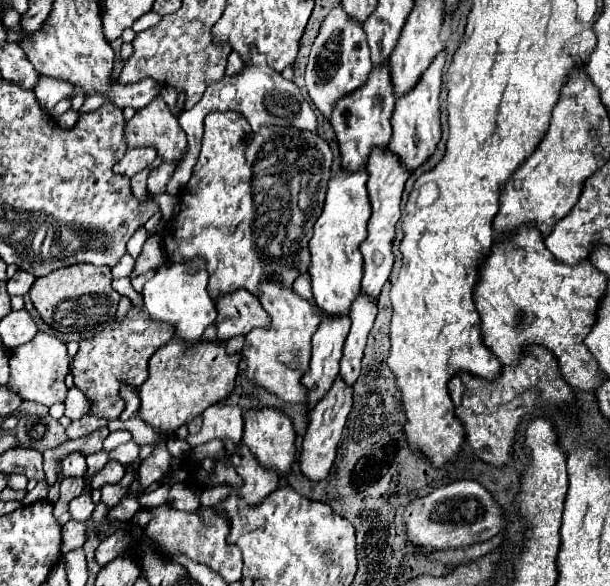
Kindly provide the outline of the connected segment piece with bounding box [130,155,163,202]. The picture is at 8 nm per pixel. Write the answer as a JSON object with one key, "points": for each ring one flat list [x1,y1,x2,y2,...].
{"points":[[158,155,150,166,130,179,132,193,139,202,145,202,149,199,146,188,148,175,155,167,158,167,162,161,163,158,161,155]]}

